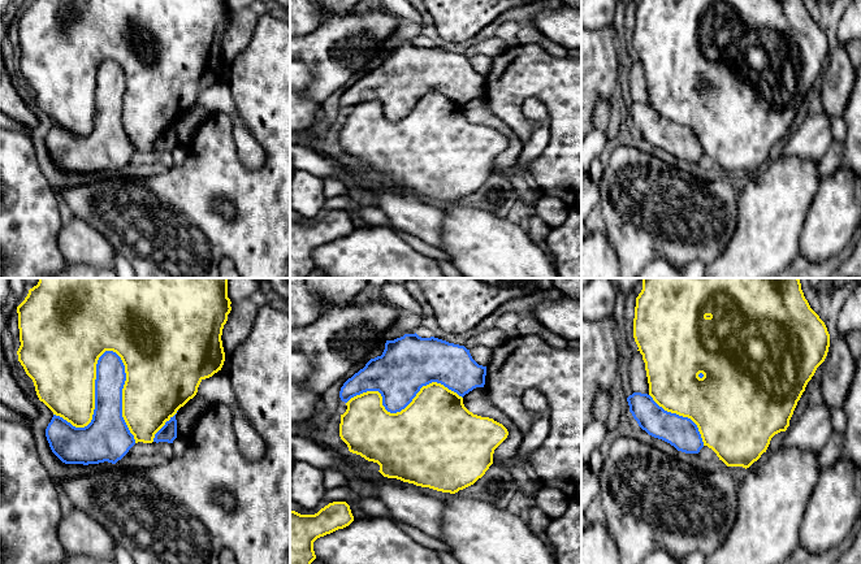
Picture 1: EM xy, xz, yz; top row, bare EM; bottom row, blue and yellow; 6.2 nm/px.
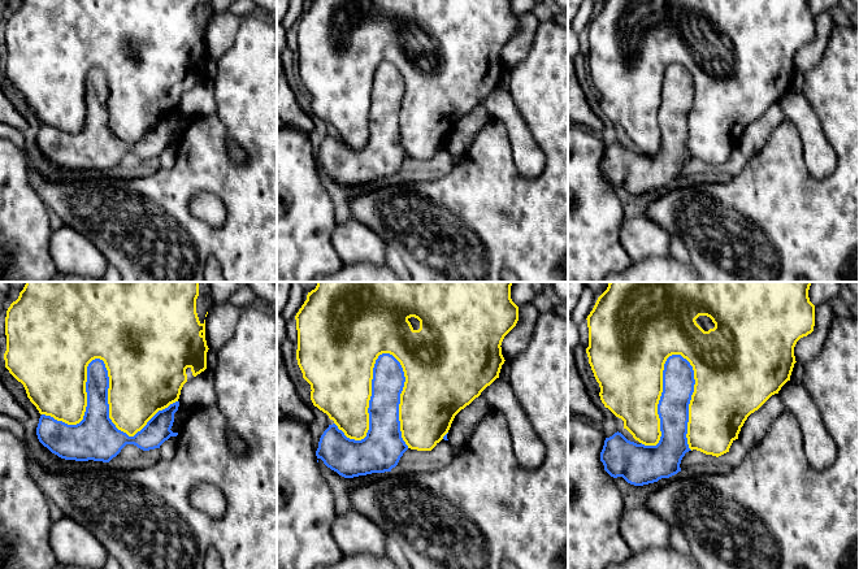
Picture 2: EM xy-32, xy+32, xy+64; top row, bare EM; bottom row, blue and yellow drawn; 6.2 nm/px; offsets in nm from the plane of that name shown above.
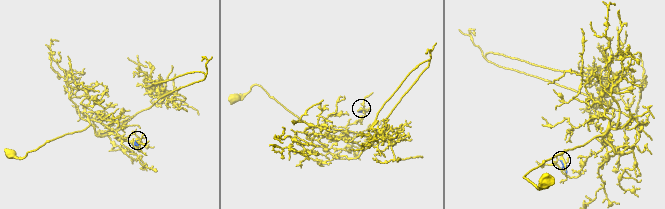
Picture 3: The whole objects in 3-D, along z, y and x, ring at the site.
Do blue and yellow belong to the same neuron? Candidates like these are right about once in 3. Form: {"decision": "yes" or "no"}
{"decision": "no"}

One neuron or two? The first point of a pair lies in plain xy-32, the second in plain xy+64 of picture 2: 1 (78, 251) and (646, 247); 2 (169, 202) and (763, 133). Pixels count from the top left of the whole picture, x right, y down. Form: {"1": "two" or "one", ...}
{"1": "one", "2": "two"}

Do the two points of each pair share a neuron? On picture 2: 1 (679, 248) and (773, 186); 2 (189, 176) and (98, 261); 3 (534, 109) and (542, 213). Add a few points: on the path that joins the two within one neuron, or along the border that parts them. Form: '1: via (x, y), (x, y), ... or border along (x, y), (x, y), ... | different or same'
1: border along (669, 233), (675, 233), (680, 238), (694, 266) | different
2: border along (82, 234), (109, 263) | different
3: via (554, 135), (554, 187) | same

